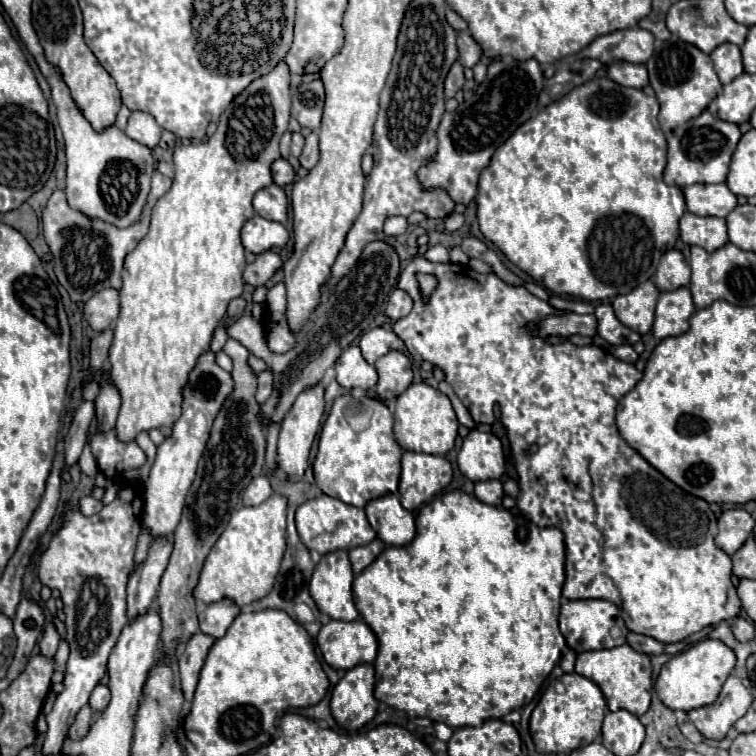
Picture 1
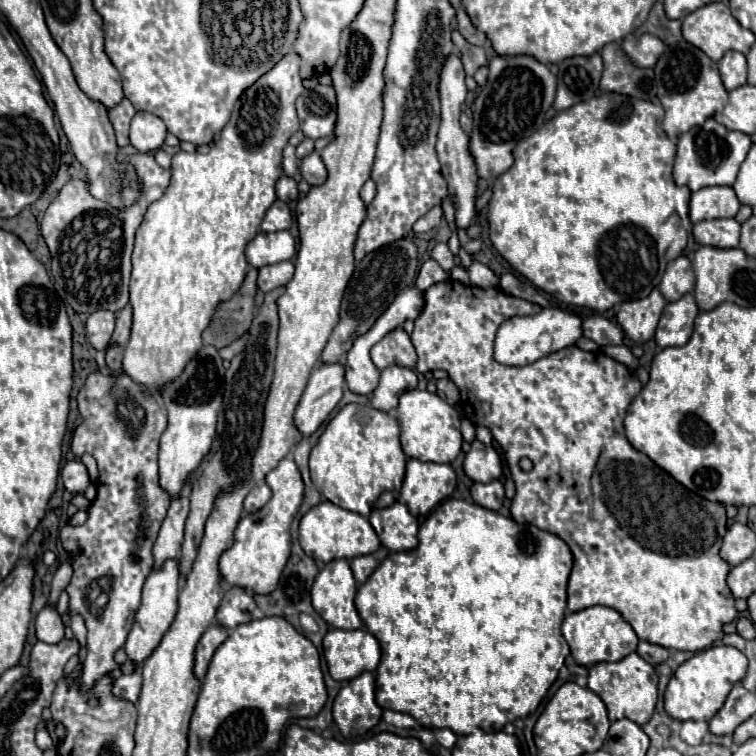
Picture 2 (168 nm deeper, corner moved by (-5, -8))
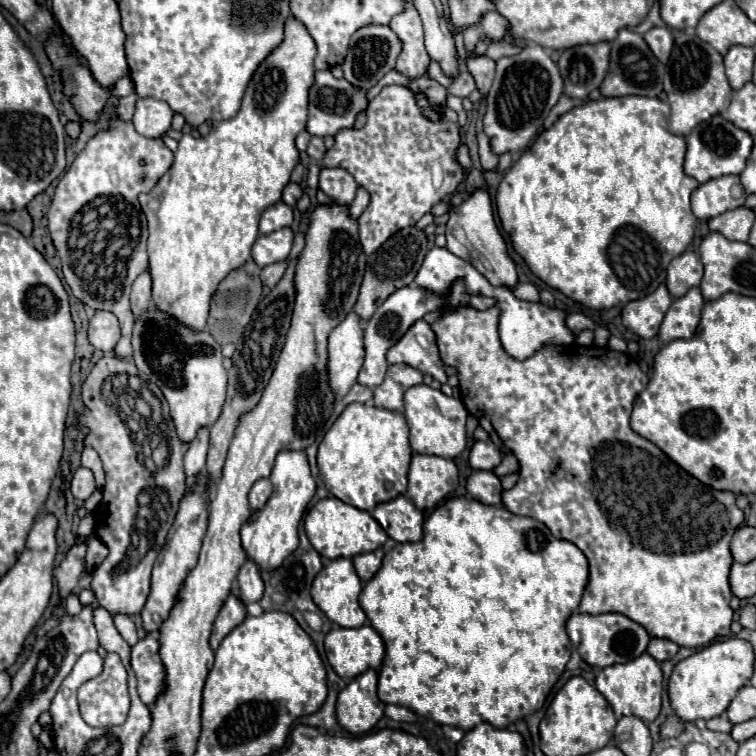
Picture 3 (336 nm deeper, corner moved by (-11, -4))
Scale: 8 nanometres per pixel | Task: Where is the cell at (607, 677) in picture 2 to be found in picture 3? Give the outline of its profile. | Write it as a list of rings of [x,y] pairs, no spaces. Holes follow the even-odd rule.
[[[642,653],[640,657],[636,657],[628,663],[616,663],[616,665],[604,667],[596,677],[596,689],[606,697],[606,701],[612,705],[612,709],[618,717],[624,711],[630,711],[632,715],[640,717],[642,721],[654,721],[660,713],[660,695],[662,695],[660,663],[654,657],[650,657],[648,653]]]

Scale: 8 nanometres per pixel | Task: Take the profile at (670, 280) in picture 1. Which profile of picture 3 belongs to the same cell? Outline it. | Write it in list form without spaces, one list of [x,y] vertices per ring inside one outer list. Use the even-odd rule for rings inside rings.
[[[686,251],[670,261],[666,287],[672,297],[682,297],[688,289],[700,285],[700,279],[702,279],[702,263],[694,251]]]

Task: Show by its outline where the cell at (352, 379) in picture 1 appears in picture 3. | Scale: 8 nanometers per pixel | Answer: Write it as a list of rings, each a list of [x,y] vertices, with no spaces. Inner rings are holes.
[[[416,283],[398,289],[392,297],[388,297],[388,301],[384,301],[384,305],[380,305],[380,309],[376,309],[376,313],[372,315],[372,319],[366,321],[366,325],[364,325],[364,349],[366,349],[366,357],[364,357],[364,365],[360,369],[360,375],[358,375],[358,383],[366,385],[370,389],[374,389],[376,385],[380,385],[384,381],[384,375],[386,375],[386,369],[388,369],[386,357],[384,357],[384,353],[388,351],[388,347],[392,347],[408,331],[408,327],[416,319],[422,319],[424,313],[436,311],[442,305],[444,305],[444,297],[442,295],[438,295],[434,291],[428,291],[428,289],[422,289]]]

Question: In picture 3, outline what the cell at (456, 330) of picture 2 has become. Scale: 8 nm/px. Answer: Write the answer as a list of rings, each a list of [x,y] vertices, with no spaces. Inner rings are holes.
[[[470,305],[446,307],[442,311],[440,319],[434,321],[430,327],[436,335],[442,363],[446,366],[456,367],[456,371],[458,371],[460,393],[462,393],[462,401],[464,401],[468,413],[478,417],[478,411],[482,411],[482,415],[486,419],[490,419],[498,437],[502,439],[502,443],[516,455],[516,459],[522,465],[520,477],[518,477],[518,483],[514,485],[514,489],[504,491],[504,505],[508,507],[508,511],[512,511],[514,515],[524,515],[524,517],[532,517],[532,519],[542,521],[552,531],[554,537],[572,541],[588,557],[590,575],[588,575],[588,585],[584,589],[578,611],[590,613],[590,615],[608,613],[608,611],[622,613],[622,615],[630,617],[632,621],[640,623],[648,631],[650,637],[670,639],[680,647],[696,649],[696,647],[710,645],[718,637],[728,637],[730,625],[732,625],[732,609],[730,609],[732,591],[730,591],[730,583],[728,583],[732,555],[730,555],[728,545],[730,545],[730,539],[732,539],[736,527],[744,521],[744,513],[734,503],[736,497],[730,491],[714,491],[712,487],[702,485],[698,479],[694,479],[684,469],[680,469],[674,461],[670,461],[656,445],[652,445],[650,441],[646,441],[644,437],[640,437],[638,433],[632,431],[632,427],[630,427],[632,403],[648,383],[647,375],[640,371],[638,363],[632,357],[618,353],[618,351],[612,351],[612,349],[603,349],[603,347],[580,347],[580,345],[554,347],[552,345],[552,347],[540,349],[540,353],[536,353],[528,361],[516,361],[516,359],[510,359],[500,345],[498,319],[500,319],[500,309],[496,305],[492,305],[486,311],[478,311]]]

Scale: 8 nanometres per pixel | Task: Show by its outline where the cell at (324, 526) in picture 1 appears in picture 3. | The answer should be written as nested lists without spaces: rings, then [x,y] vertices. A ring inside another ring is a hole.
[[[326,497],[320,499],[304,517],[304,529],[308,539],[312,541],[312,547],[328,559],[336,559],[336,557],[348,557],[352,559],[354,555],[360,553],[368,553],[368,551],[376,551],[378,547],[382,547],[388,539],[388,535],[384,533],[384,529],[380,527],[380,523],[368,513],[368,511],[360,511],[336,497]]]

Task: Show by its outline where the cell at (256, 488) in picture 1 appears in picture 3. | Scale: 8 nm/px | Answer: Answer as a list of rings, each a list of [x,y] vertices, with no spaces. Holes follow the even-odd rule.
[[[260,479],[260,481],[256,481],[254,487],[250,489],[250,495],[248,495],[250,507],[252,507],[254,511],[260,509],[260,507],[268,501],[270,495],[272,495],[272,483],[270,483],[270,479]]]

